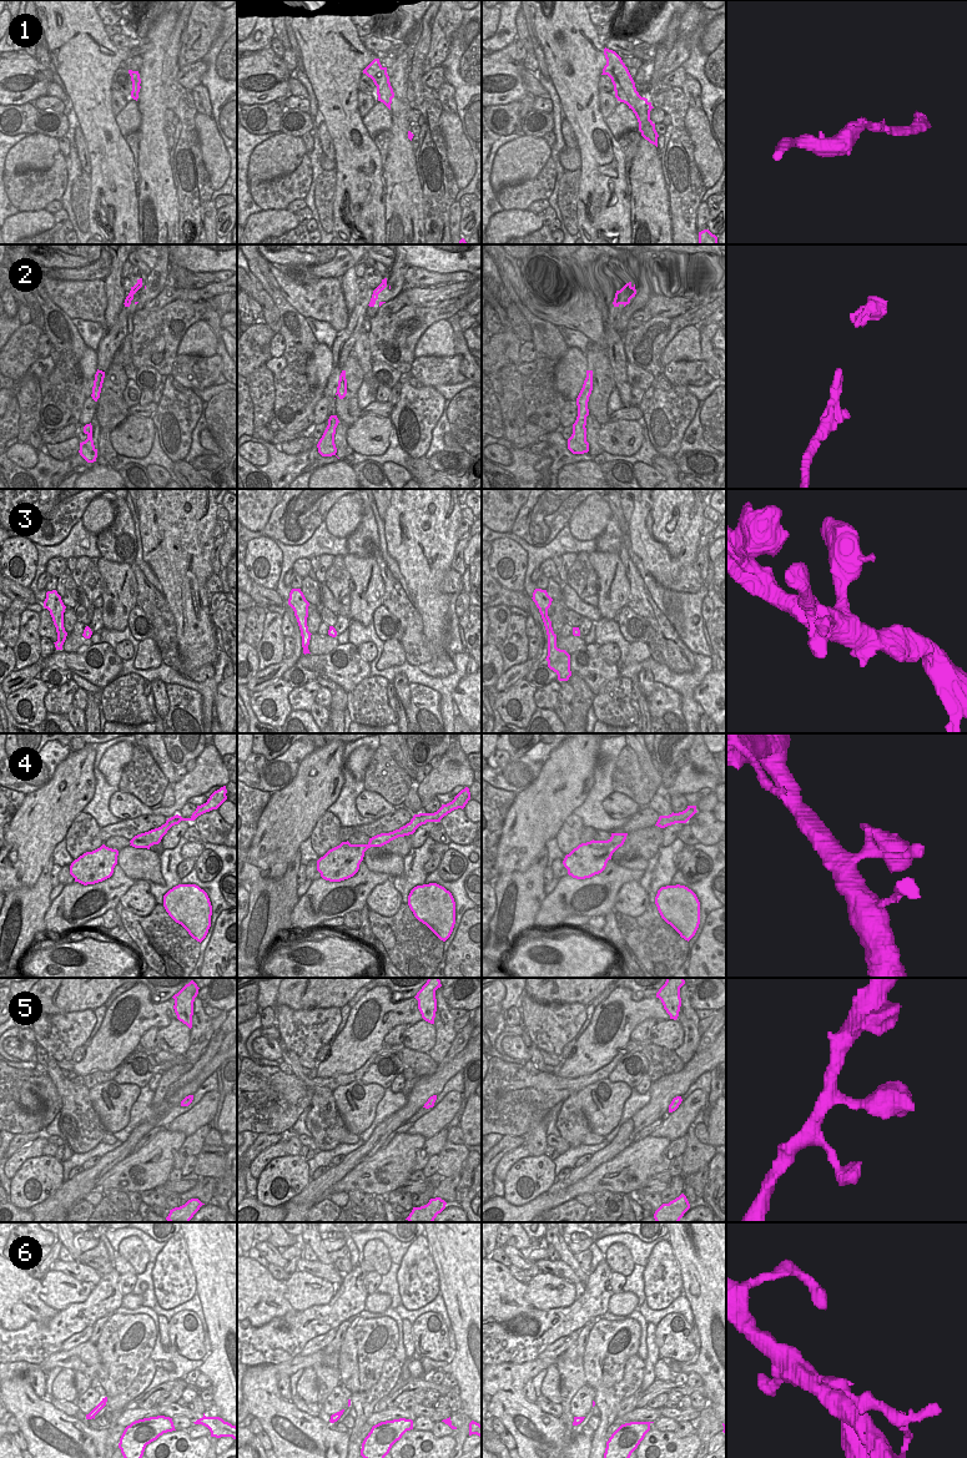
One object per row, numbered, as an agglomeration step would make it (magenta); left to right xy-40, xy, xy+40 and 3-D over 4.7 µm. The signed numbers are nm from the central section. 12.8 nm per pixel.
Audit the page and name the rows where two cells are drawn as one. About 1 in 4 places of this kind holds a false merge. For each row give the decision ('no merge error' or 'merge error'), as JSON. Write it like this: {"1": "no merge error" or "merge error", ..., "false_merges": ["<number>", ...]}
{"1": "no merge error", "2": "no merge error", "3": "no merge error", "4": "merge error", "5": "no merge error", "6": "merge error", "false_merges": ["4", "6"]}

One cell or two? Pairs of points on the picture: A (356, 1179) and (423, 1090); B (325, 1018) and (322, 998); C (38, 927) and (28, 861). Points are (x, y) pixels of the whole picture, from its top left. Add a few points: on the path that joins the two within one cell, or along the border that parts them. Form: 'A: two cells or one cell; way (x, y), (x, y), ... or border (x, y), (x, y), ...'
A: two cells; border (383, 1146), (354, 1168)
B: two cells; border (340, 1008), (316, 1007), (295, 1010)
C: two cells; border (48, 862), (31, 886), (21, 886), (13, 891)

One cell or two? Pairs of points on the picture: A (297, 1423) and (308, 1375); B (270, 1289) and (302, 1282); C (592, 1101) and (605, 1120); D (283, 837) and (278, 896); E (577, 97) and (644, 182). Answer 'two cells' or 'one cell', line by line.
A: two cells
B: two cells
C: one cell
D: two cells
E: two cells

